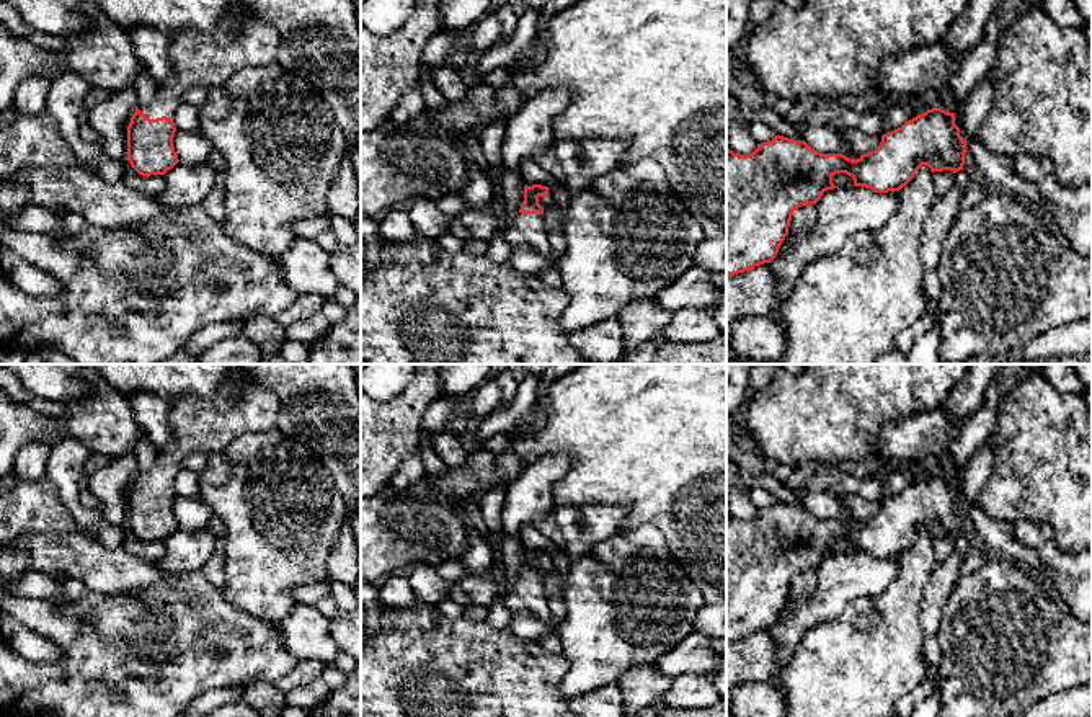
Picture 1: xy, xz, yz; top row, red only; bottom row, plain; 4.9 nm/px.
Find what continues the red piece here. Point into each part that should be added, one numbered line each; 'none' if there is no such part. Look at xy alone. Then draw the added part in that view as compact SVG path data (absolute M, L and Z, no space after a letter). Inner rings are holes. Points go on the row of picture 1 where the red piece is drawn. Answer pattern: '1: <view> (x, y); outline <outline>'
1: xy (206, 61); outline M242 8L222 16L211 33L176 33L168 49L171 75L157 85L153 100L137 109L150 119L175 119L186 90L198 87L209 91L242 69L276 64L277 46L277 31Z

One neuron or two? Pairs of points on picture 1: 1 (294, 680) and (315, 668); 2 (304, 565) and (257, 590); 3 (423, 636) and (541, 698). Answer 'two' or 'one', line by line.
1: one
2: one
3: one

